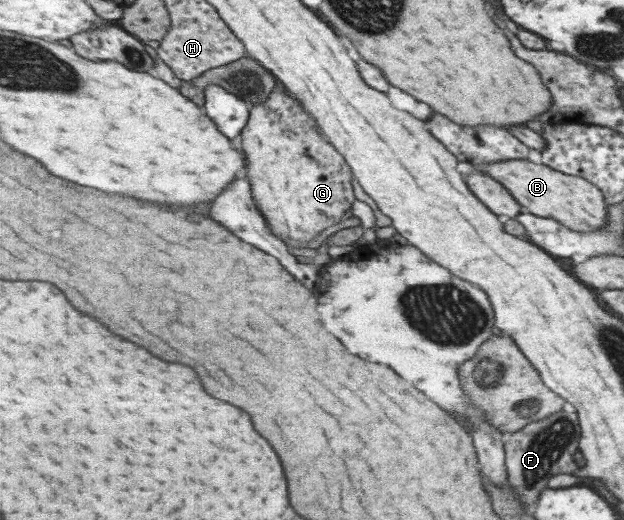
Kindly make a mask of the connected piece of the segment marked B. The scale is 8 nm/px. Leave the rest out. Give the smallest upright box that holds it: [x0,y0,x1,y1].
[481,160,607,233]

